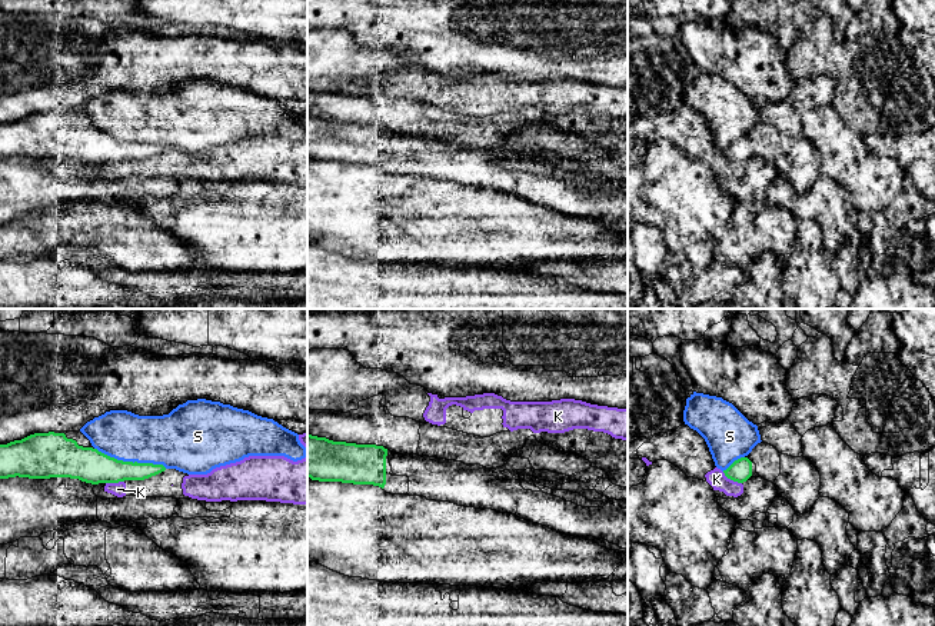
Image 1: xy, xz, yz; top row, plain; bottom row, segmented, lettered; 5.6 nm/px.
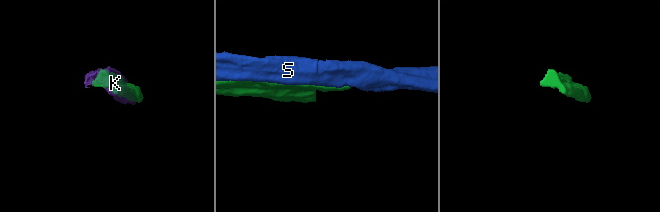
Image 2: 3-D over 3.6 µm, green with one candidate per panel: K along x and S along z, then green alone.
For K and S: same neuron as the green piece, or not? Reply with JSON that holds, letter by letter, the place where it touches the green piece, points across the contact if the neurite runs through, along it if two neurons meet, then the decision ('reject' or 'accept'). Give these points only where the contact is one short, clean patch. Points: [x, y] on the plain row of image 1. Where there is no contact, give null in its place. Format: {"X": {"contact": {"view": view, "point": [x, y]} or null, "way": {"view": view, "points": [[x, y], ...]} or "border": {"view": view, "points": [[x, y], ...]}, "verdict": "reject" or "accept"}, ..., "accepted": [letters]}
{"K": {"contact": {"view": "yz", "point": [732, 159]}, "border": {"view": "yz", "points": [[722, 152], [741, 163]]}, "verdict": "reject"}, "S": {"contact": {"view": "xy", "point": [130, 142]}, "verdict": "reject"}, "accepted": []}

